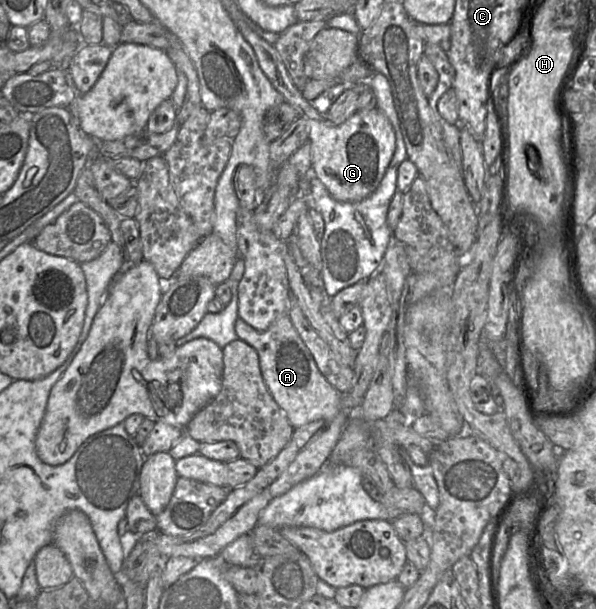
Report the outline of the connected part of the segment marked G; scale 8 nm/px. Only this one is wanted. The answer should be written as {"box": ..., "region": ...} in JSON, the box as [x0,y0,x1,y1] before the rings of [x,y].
{"box":[309,108,396,201],"region":[[[379,108],[358,110],[340,125],[311,120],[309,130],[313,171],[334,199],[361,201],[379,187],[396,149],[394,129]]]}

